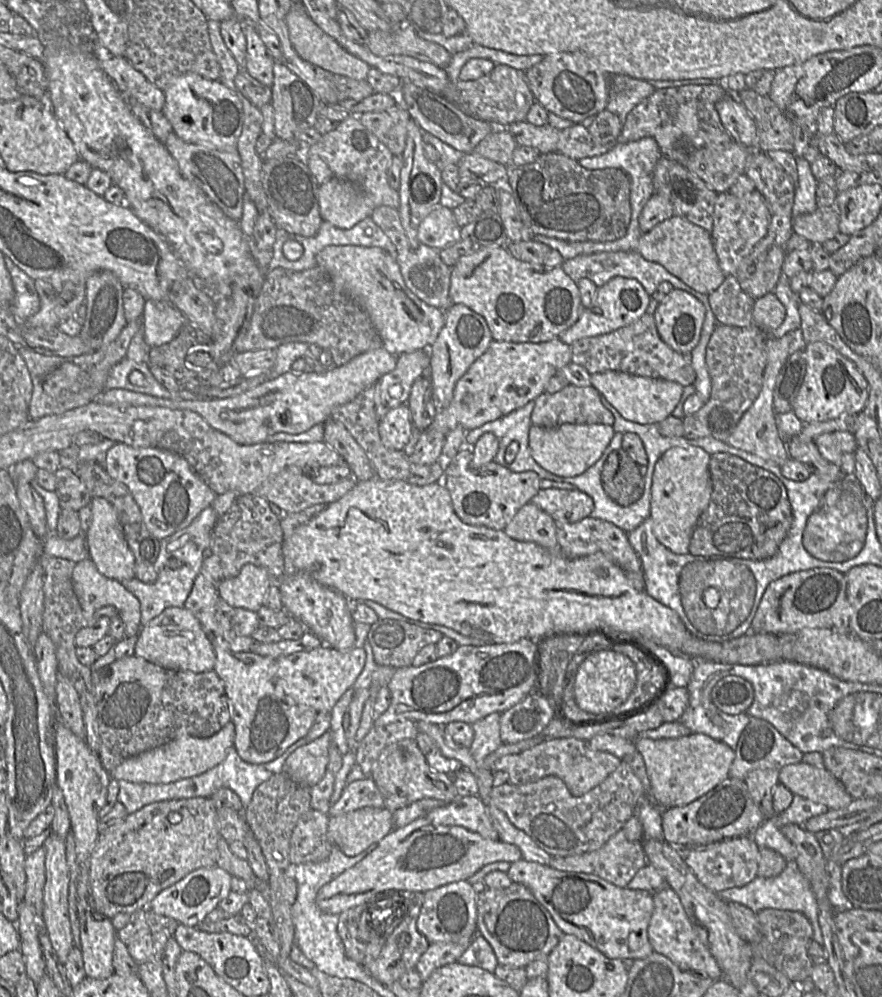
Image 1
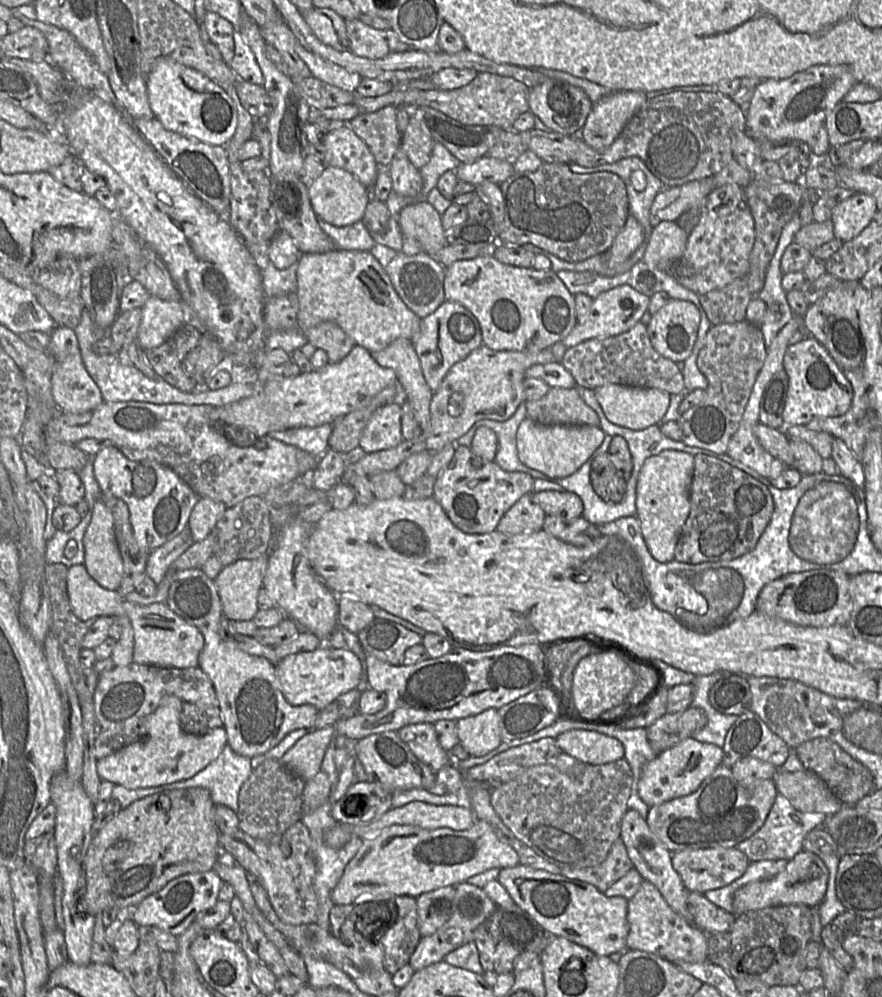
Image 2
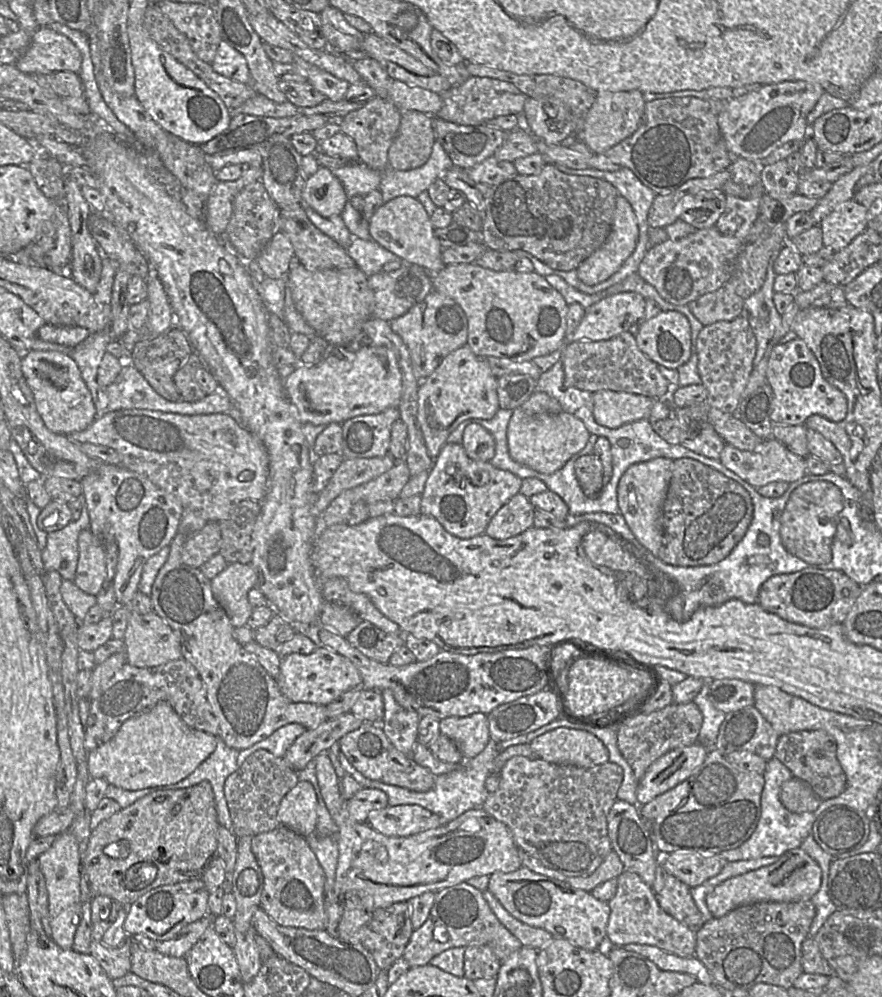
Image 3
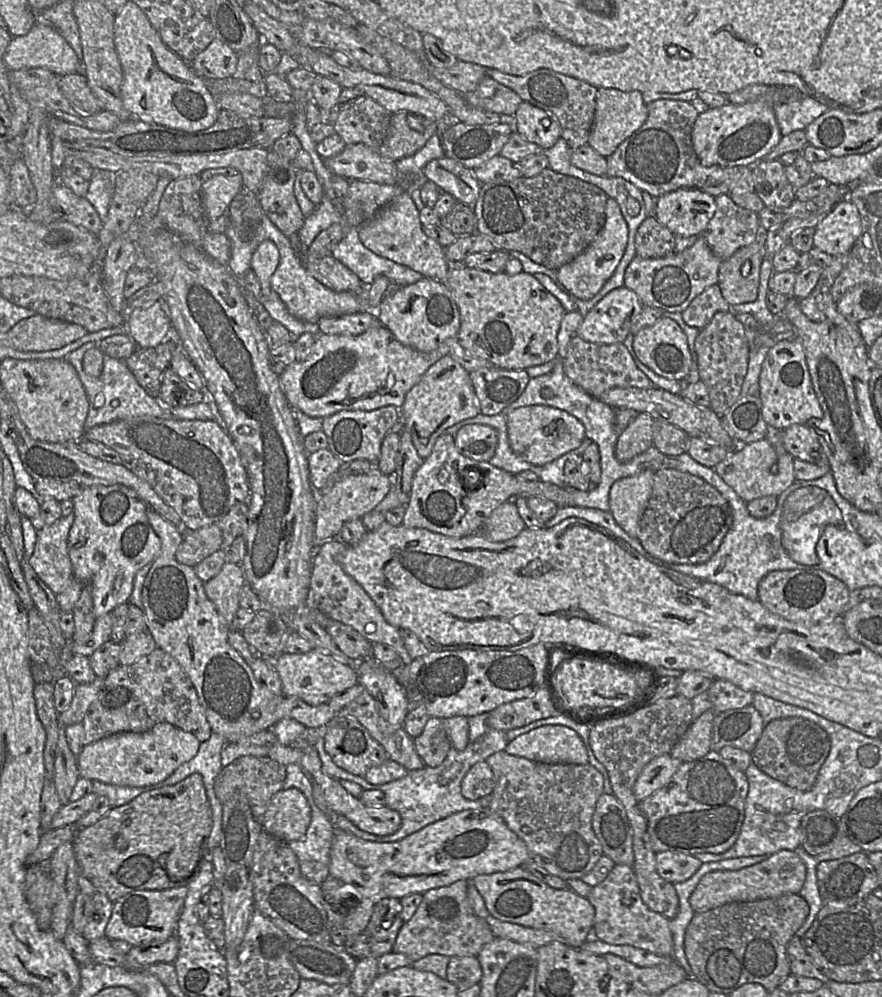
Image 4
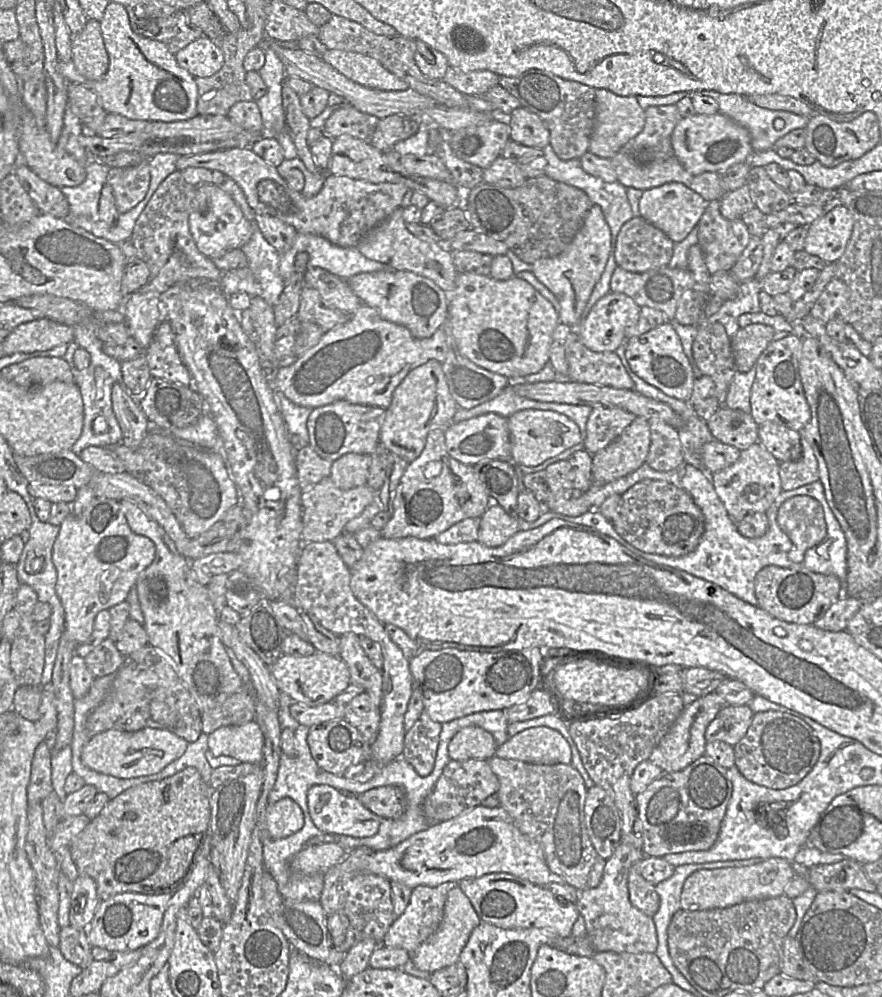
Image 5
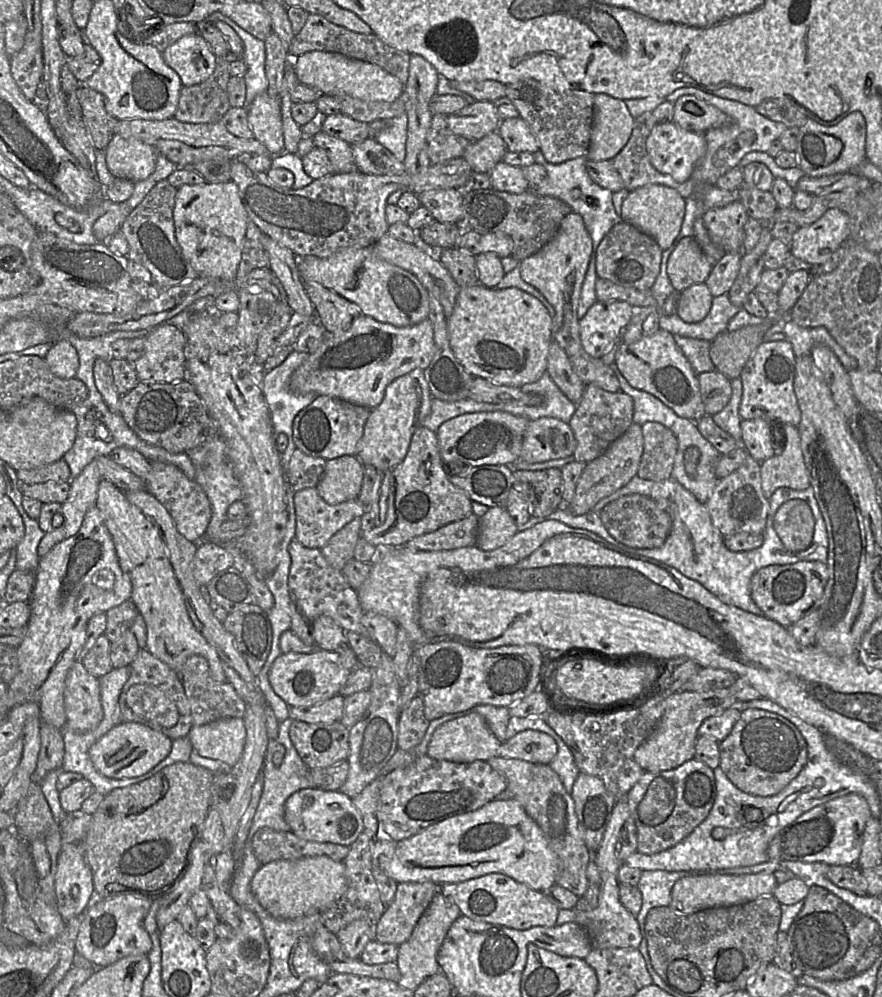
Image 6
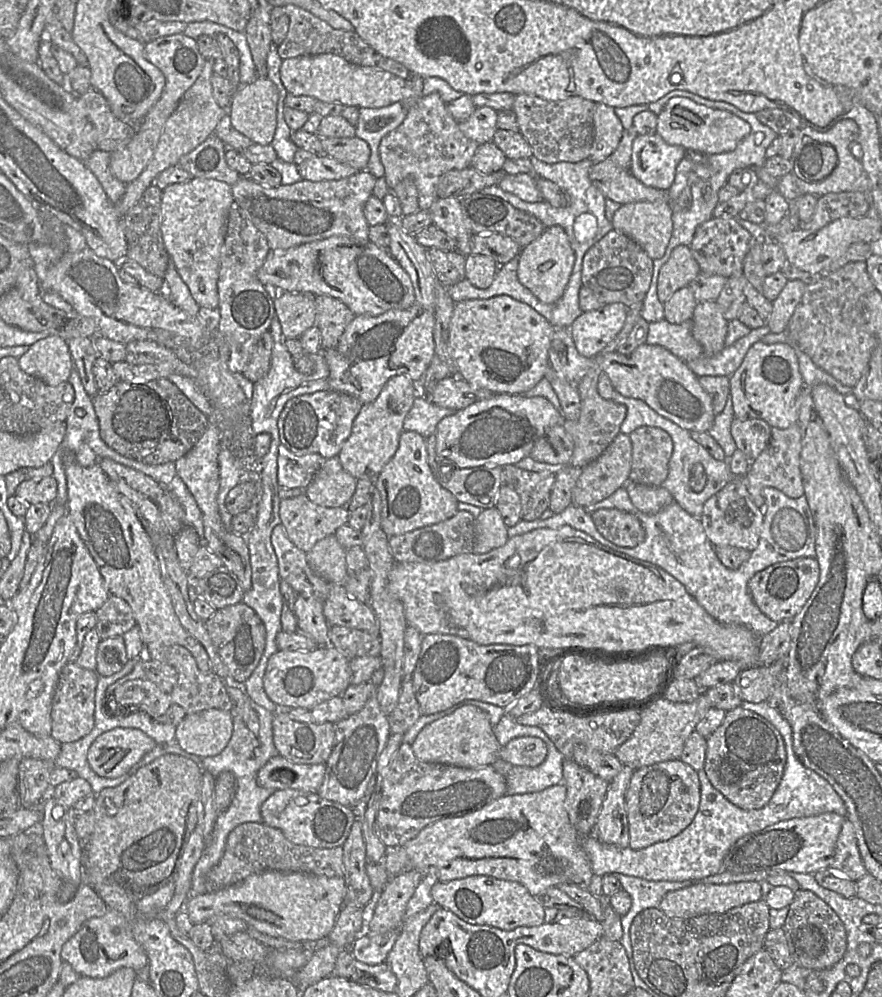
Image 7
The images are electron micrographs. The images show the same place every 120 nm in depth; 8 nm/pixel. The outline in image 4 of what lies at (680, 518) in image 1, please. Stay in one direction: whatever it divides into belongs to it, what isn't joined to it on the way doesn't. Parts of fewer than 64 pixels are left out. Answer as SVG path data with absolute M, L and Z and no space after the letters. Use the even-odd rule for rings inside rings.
M643 470L613 483L609 492L609 512L631 537L637 538L638 524L652 493L655 471Z

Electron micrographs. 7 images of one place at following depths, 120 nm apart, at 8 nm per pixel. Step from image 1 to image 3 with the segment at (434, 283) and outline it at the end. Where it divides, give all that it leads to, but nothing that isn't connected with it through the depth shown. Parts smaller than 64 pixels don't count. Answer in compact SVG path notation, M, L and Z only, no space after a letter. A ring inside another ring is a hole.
M408 263L392 272L380 271L368 277L368 285L374 292L374 308L371 318L391 321L405 314L415 304L423 301L434 290L432 273L416 264Z

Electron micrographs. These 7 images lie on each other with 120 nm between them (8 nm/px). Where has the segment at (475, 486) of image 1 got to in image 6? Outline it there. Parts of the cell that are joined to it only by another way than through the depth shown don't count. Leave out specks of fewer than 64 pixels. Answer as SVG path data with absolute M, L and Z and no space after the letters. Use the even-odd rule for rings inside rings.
M420 426L415 430L404 460L391 473L393 483L387 499L385 521L361 532L361 538L378 547L378 551L383 547L404 547L417 536L433 532L473 513L472 500L449 479L436 432L426 427Z

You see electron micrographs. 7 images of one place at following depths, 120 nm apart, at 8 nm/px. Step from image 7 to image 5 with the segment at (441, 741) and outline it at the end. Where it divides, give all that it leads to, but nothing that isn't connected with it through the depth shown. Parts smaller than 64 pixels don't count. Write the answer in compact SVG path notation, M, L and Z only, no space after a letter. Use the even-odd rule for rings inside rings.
M466 726L449 742L448 754L451 760L489 760L496 756L497 747L490 732L478 726Z

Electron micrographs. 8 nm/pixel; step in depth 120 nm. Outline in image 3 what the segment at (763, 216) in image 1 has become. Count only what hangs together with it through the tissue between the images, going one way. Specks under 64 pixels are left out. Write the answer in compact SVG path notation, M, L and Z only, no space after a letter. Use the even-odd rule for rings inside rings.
M722 190L685 196L681 200L679 219L696 230L684 238L676 241L668 239L647 250L637 273L657 290L664 301L673 305L689 305L729 281L735 259L745 242L734 236L724 235L715 227L725 203L726 194Z

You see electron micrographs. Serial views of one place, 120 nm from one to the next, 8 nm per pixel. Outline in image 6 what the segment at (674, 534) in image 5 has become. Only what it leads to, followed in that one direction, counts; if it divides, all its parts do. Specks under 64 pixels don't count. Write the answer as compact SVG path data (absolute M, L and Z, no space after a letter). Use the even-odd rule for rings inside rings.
M639 494L626 495L607 504L599 512L599 517L619 543L629 548L658 548L664 544L671 530L668 503L669 500L656 501Z

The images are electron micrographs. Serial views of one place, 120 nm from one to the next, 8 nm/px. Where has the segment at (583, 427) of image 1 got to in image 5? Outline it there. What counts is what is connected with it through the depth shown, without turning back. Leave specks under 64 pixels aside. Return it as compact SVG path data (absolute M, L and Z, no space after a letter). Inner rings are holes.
M537 409L520 410L508 418L511 462L516 466L537 466L566 449L582 443L579 426L564 414Z

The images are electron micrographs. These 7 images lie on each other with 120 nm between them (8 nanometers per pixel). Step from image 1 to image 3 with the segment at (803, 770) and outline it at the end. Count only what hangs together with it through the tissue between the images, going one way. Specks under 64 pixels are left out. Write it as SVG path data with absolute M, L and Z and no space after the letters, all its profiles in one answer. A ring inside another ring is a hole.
M796 777L782 784L780 801L793 813L814 812L822 802L807 782Z

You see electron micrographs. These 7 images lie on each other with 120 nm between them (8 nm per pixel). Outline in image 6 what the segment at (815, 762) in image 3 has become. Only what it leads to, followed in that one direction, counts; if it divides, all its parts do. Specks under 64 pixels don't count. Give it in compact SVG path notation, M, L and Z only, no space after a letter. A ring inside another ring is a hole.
M762 709L742 710L730 734L719 743L719 767L741 791L769 797L781 792L807 763L807 743L786 718Z

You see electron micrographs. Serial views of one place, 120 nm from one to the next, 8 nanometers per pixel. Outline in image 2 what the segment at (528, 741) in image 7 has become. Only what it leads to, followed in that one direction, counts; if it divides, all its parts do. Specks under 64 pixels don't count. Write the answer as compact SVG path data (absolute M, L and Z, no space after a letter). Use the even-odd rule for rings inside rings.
M571 729L555 740L565 753L587 764L606 764L624 758L624 747L618 739L593 730Z

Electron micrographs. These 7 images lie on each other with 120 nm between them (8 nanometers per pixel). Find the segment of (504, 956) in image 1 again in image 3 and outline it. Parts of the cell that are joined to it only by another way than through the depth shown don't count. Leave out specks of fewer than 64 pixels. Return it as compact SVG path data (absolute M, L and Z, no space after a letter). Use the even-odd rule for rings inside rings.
M474 945L466 947L464 954L464 977L472 981L496 979L502 962L488 946Z

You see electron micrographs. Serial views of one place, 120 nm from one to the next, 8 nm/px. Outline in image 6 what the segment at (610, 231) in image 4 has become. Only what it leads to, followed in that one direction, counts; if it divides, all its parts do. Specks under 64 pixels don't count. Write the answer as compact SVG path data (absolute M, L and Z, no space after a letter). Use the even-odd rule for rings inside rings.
M571 212L563 218L557 234L550 242L519 263L522 280L535 287L555 309L552 340L559 344L568 358L582 351L577 309L582 285L594 251L583 218Z

